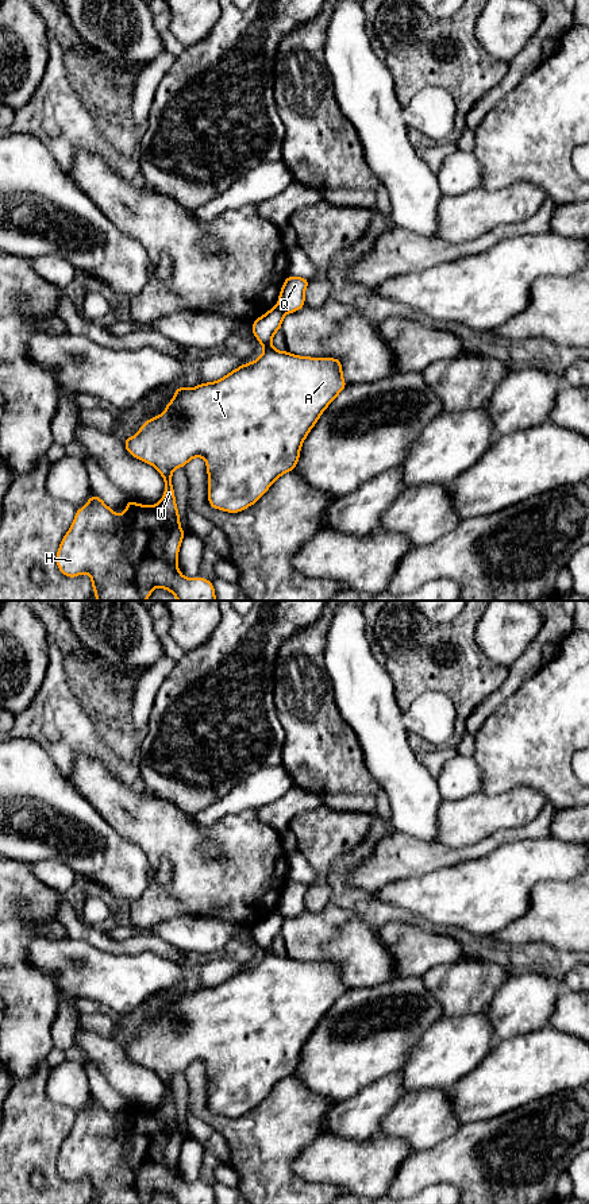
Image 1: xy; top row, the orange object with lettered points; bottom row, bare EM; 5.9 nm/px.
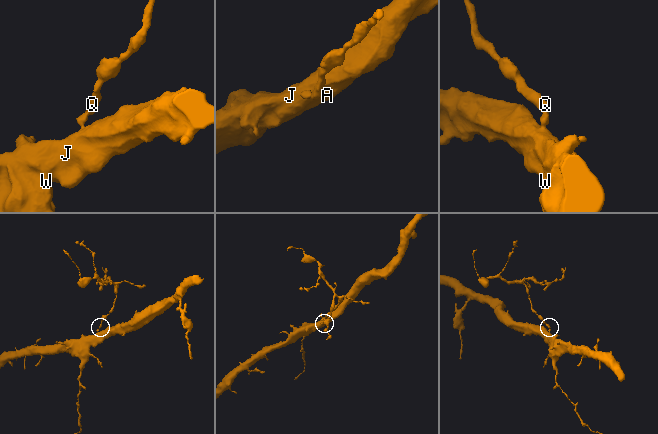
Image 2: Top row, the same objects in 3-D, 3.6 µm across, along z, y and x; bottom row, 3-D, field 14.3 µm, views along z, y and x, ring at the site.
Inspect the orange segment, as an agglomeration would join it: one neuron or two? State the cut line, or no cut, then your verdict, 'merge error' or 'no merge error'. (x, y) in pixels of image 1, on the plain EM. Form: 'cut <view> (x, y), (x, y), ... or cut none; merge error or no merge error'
cut xy (277, 910), (284, 917); merge error

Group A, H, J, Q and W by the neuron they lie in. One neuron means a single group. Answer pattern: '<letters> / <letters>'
A H J W / Q

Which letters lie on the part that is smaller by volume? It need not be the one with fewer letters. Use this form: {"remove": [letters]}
{"remove": ["Q"]}

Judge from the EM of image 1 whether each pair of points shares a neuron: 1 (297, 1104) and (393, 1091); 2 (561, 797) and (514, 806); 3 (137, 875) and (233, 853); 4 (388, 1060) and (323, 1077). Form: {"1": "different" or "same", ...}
{"1": "different", "2": "different", "3": "different", "4": "same"}

